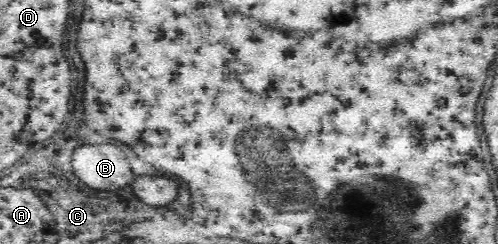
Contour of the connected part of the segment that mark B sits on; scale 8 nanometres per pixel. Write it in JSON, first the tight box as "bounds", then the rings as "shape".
{"bounds":[74,145,135,189],"shape":[[[84,145],[74,151],[74,173],[94,189],[120,189],[135,180],[126,154],[117,145]]]}

